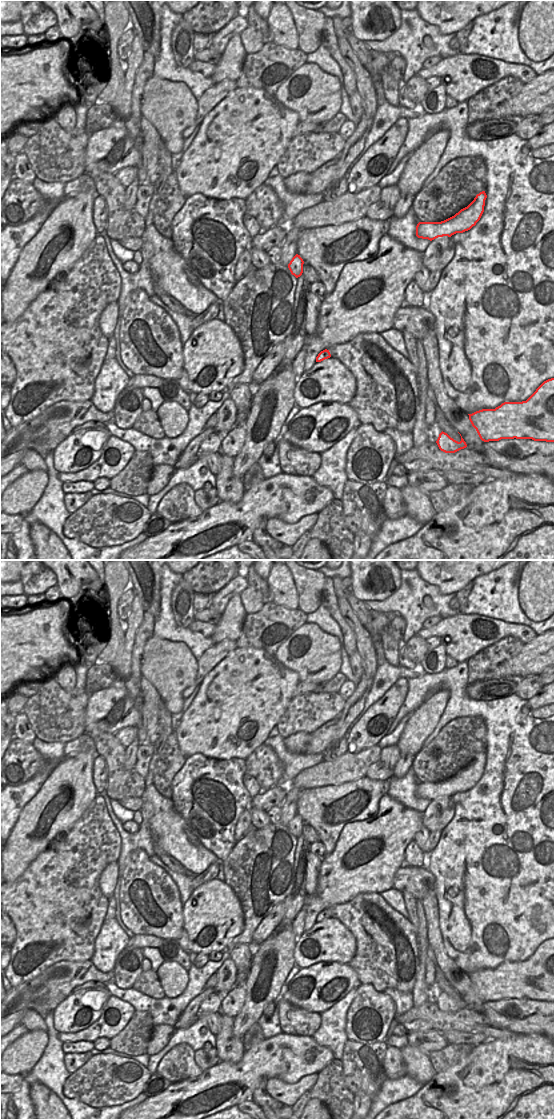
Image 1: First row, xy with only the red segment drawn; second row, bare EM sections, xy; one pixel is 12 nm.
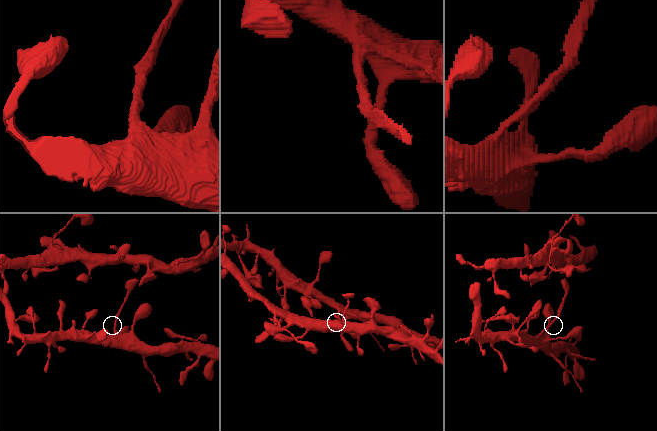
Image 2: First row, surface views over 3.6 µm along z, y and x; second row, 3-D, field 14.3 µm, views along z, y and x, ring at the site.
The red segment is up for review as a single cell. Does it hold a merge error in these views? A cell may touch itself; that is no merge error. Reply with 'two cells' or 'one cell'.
two cells

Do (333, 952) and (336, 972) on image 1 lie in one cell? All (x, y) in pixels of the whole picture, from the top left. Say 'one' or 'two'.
two

